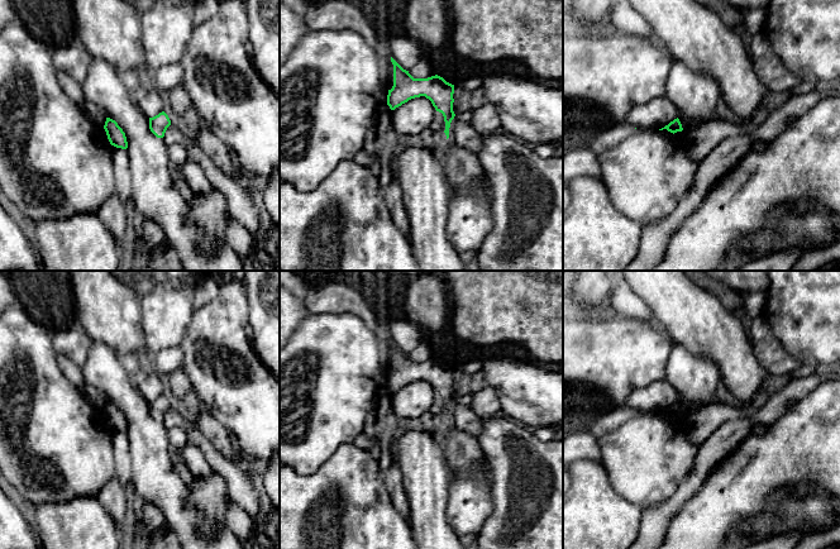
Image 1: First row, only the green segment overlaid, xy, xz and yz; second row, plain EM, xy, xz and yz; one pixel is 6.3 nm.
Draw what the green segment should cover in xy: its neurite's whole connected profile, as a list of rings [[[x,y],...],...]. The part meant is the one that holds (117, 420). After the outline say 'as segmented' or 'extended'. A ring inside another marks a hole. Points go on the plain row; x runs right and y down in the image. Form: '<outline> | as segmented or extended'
[[[106,401],[104,412],[111,429],[121,433],[128,431],[125,416],[115,404]]] | as segmented

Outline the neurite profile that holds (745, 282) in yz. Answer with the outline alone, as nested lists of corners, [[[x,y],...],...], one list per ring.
[[[705,271],[731,290],[746,296],[755,291],[768,290],[769,271]]]

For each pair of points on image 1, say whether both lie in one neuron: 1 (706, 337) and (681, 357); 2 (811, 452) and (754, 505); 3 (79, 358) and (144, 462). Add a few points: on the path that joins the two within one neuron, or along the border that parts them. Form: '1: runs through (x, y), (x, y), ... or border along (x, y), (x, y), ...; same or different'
1: border along (676, 344), (715, 364); different
2: runs through (796, 458), (764, 490); same
3: border along (95, 342), (81, 367); different

